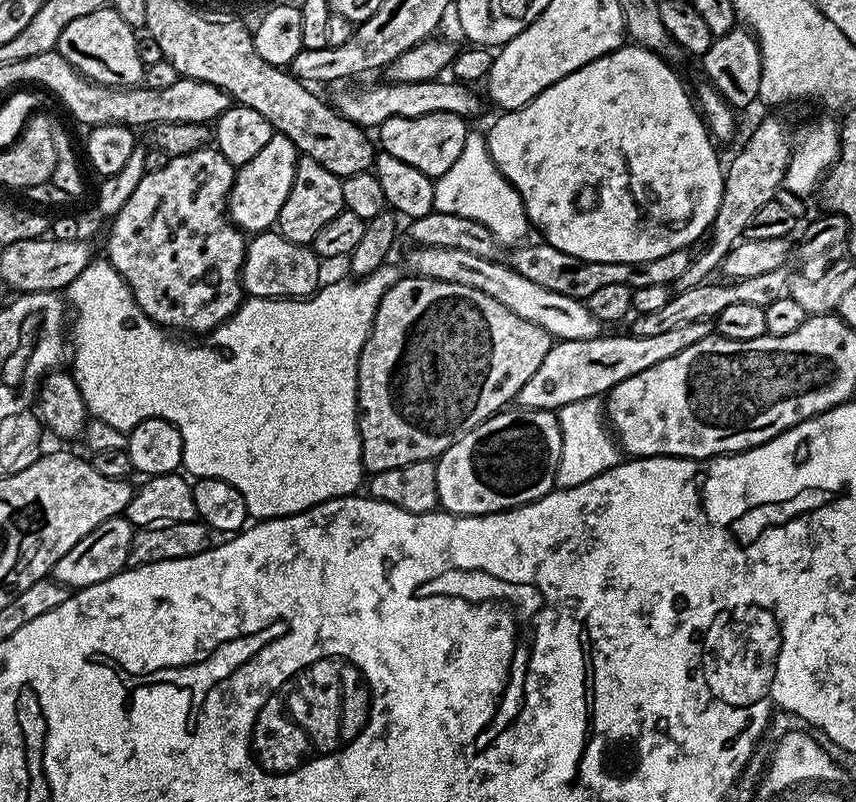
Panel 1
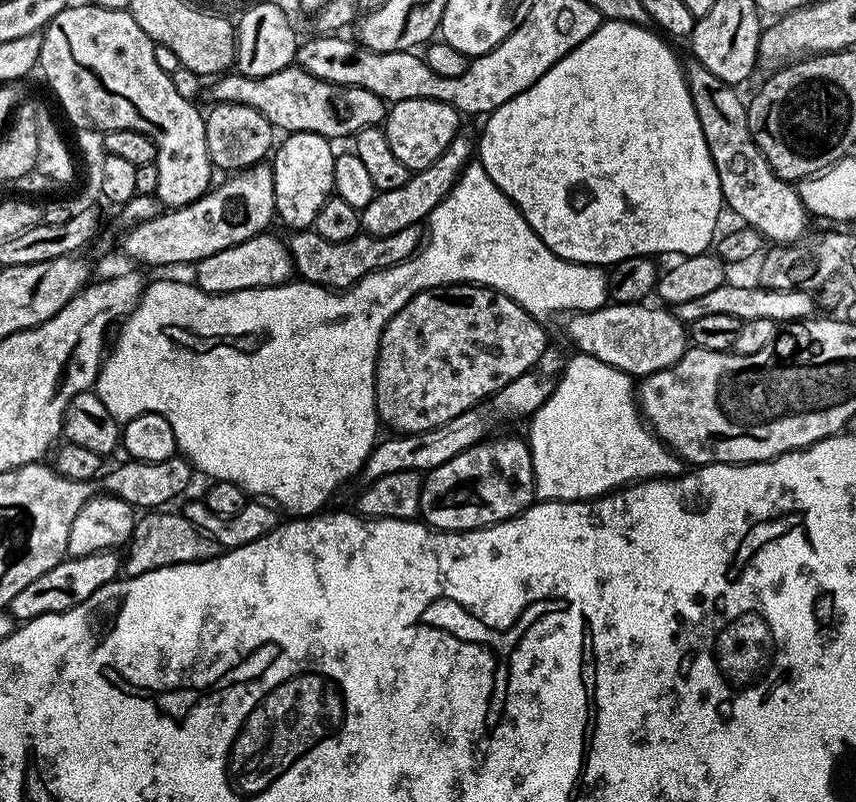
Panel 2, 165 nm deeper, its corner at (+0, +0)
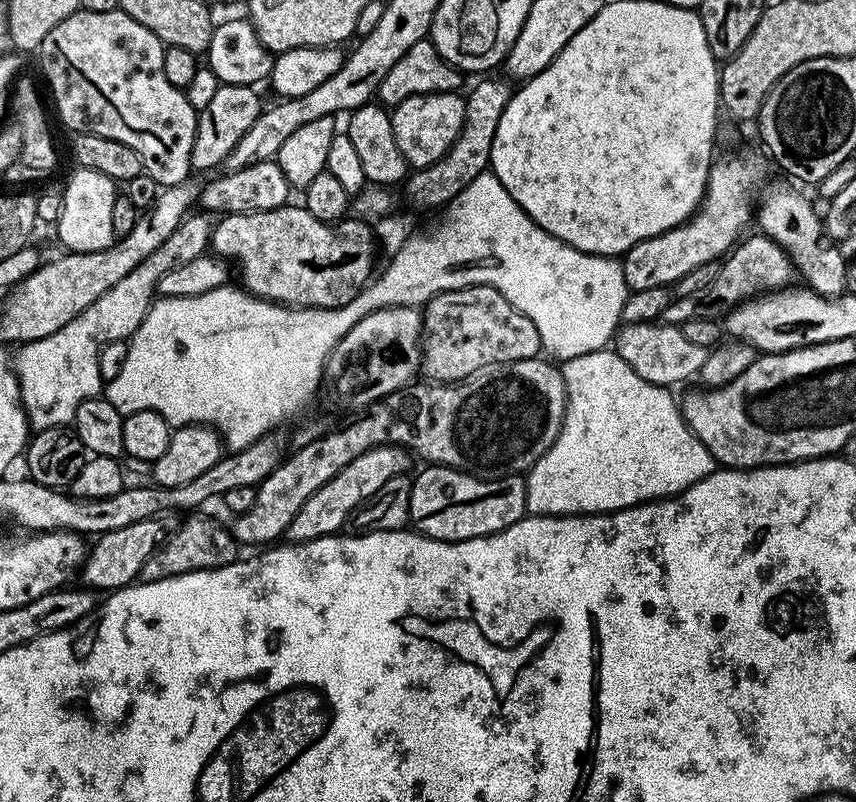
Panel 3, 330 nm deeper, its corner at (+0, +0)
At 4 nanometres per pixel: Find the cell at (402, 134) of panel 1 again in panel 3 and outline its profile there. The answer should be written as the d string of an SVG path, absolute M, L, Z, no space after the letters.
M435 92L408 96L391 109L394 139L398 141L398 150L402 150L413 169L430 166L448 153L464 125L464 102L463 95L454 92Z

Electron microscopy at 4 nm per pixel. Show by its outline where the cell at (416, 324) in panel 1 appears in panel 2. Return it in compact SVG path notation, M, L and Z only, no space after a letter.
M449 284L442 288L419 292L414 298L410 298L410 302L406 302L406 306L402 306L402 310L398 310L398 314L394 314L394 318L390 318L380 339L380 349L376 355L376 414L379 423L383 427L385 424L386 427L392 428L388 430L396 434L425 432L434 426L442 426L458 418L458 414L466 410L476 408L479 400L487 401L495 396L502 386L514 382L514 378L531 372L537 367L535 364L539 362L540 355L544 352L544 328L540 324L543 323L537 317L531 316L521 304L514 302L506 294L479 284Z

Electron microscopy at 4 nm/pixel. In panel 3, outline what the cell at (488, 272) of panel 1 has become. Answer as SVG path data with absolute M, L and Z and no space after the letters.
M663 322L651 324L624 324L614 337L614 351L621 356L646 382L673 386L699 373L702 362L706 362L709 349L697 346L686 338L683 327Z

